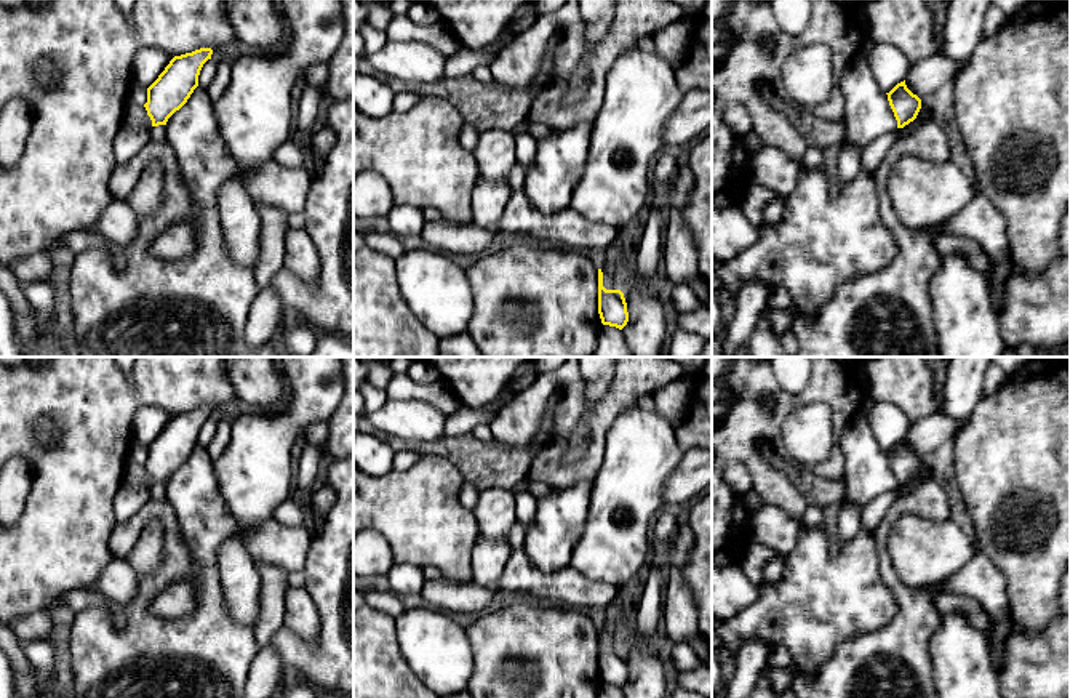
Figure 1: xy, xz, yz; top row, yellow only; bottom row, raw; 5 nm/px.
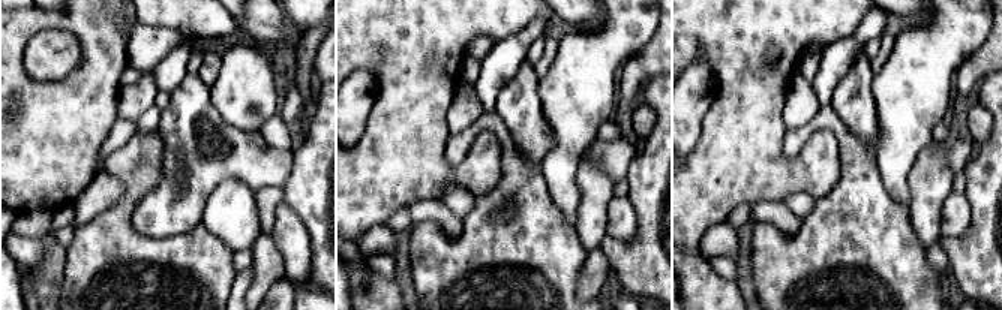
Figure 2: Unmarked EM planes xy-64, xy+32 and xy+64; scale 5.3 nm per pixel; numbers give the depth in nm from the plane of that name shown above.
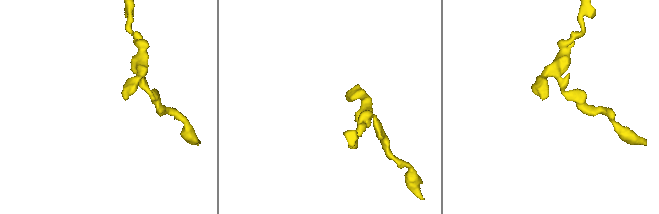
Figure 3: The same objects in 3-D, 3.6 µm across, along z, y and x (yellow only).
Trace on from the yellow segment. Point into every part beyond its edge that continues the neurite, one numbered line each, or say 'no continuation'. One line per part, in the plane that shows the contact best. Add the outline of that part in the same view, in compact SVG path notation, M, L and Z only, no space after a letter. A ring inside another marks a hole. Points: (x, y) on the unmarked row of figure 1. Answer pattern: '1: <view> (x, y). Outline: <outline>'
1: xy (157, 492). Outline: M158 483L150 487L150 499L154 501L162 501L166 498L166 485Z

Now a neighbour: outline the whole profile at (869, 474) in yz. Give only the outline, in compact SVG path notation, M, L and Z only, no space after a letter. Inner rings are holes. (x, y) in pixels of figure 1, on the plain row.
M856 413L844 427L838 445L846 459L844 501L860 511L880 495L897 487L897 479L864 415Z

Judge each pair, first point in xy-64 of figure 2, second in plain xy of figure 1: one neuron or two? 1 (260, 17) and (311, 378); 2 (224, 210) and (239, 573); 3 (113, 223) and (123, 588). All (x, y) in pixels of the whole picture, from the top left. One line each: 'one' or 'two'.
1: two
2: one
3: two

